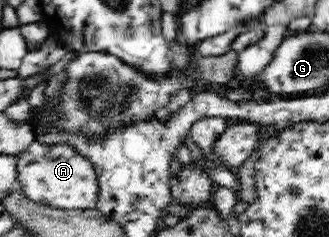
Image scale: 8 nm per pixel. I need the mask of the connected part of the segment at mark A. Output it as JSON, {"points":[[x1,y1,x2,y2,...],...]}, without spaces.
{"points":[[37,139,16,157,17,184,37,203,55,209,90,210,98,204,99,183,91,162,71,146,45,145]]}

